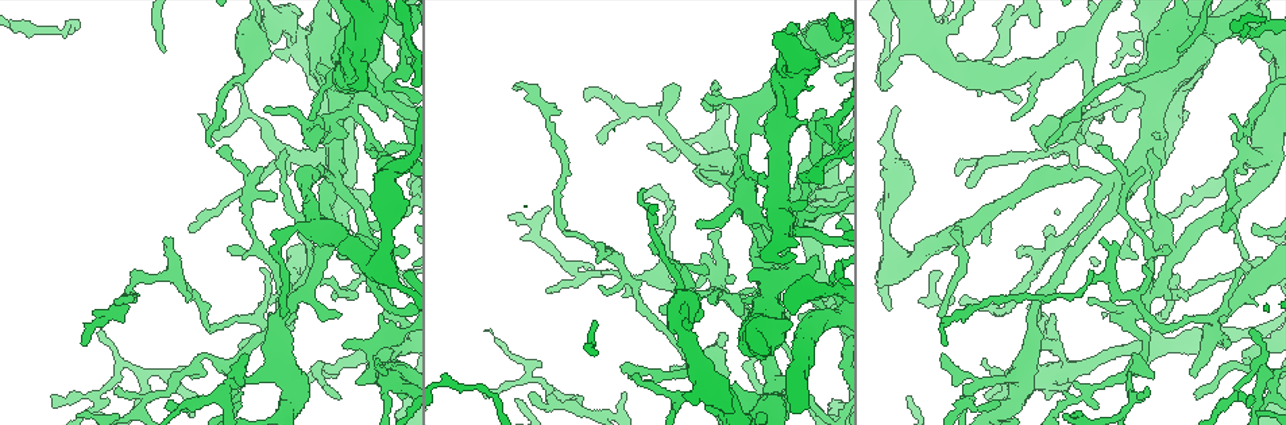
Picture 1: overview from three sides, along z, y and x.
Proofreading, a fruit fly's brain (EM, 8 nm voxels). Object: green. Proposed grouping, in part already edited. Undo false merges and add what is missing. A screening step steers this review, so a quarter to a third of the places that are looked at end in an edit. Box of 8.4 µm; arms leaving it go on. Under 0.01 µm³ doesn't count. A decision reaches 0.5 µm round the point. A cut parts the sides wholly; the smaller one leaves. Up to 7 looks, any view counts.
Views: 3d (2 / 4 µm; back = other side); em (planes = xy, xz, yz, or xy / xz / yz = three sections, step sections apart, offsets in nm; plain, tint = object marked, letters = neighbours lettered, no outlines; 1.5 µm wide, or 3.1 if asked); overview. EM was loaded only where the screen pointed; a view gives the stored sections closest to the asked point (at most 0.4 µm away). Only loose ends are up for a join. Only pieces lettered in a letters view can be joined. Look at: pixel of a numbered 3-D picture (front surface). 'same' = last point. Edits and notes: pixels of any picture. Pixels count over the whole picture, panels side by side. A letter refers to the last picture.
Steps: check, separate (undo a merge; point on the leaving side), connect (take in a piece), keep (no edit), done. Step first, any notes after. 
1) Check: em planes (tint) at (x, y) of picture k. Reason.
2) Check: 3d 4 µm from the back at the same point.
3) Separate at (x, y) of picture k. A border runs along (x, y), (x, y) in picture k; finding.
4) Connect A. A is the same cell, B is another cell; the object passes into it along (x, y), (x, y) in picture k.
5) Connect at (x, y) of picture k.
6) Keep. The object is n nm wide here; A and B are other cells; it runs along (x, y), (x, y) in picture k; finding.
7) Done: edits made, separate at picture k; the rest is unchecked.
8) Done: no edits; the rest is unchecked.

Check: em planes (letters) at (258, 303) of picture 1.

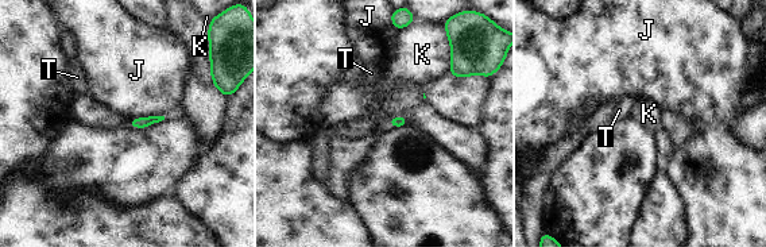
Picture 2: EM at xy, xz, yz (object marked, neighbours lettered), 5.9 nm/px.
Keep. J, K and T are other cells; a border runs along (165, 116), (138, 116), (127, 122) in picture 2; no lettered piece goes on from it.

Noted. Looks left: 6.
Check: 3d 4 µm at (190, 230) of picture 1. Free end.

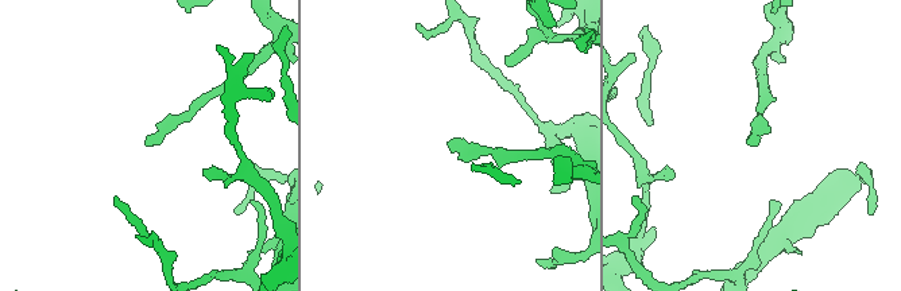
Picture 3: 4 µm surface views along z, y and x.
Check: em xy step 8 (tint) at (148, 143) of picture 3.

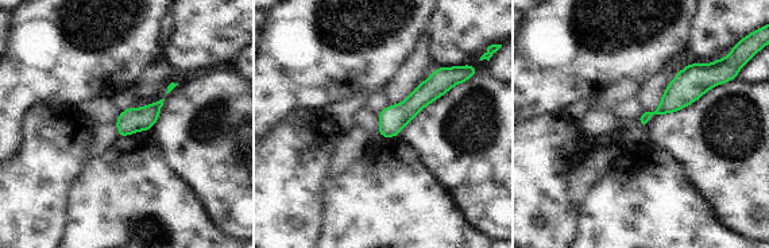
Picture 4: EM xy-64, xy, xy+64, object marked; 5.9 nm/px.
Check: em yz step 4 (letters) at the same point. Cut it another way.

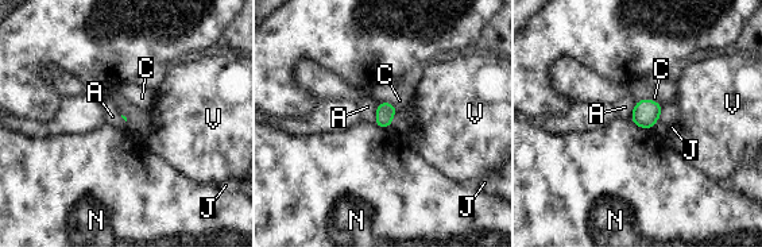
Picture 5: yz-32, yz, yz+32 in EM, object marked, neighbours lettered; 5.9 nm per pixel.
Keep. A, C, J, N and V are other cells; a border runs along (379, 103), (374, 123) in picture 5; no lettered piece goes on from it.

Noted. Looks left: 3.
Check: em planes (letters) at (1145, 390) of picture 1. An open end.

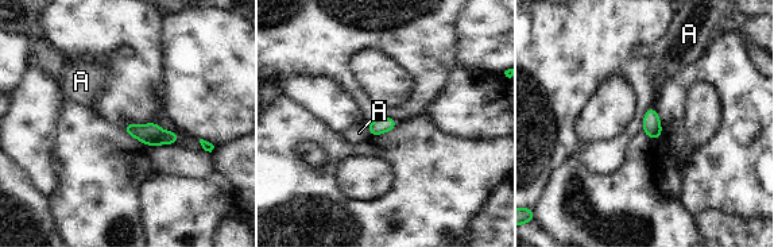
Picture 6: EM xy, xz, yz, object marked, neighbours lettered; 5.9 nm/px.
Keep. The object is 100 nm wide here; A is another cell; a border runs along (367, 123), (371, 135) in picture 6; no lettered piece goes on from it.

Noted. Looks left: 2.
Done: no edits; the rest is unchecked.

